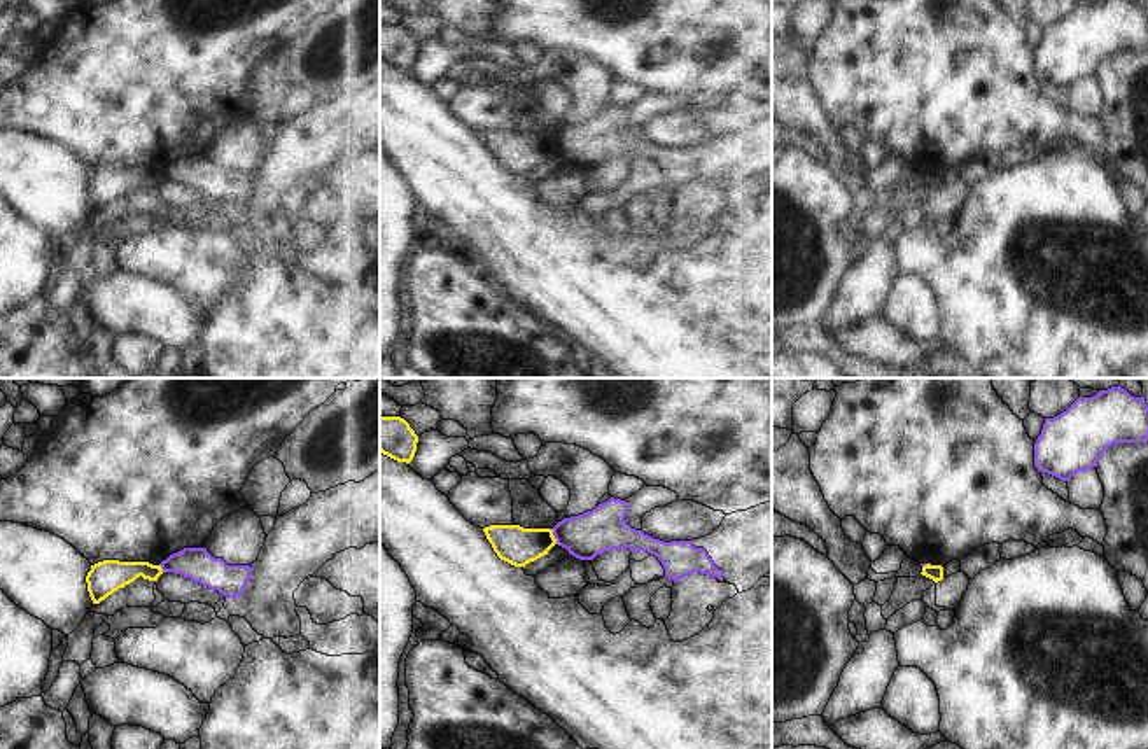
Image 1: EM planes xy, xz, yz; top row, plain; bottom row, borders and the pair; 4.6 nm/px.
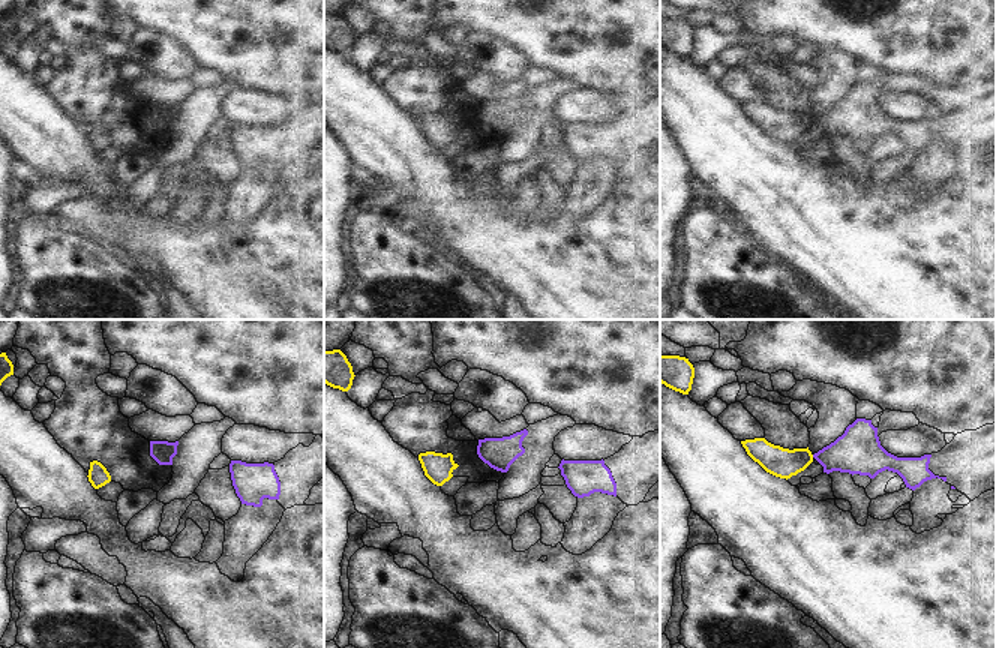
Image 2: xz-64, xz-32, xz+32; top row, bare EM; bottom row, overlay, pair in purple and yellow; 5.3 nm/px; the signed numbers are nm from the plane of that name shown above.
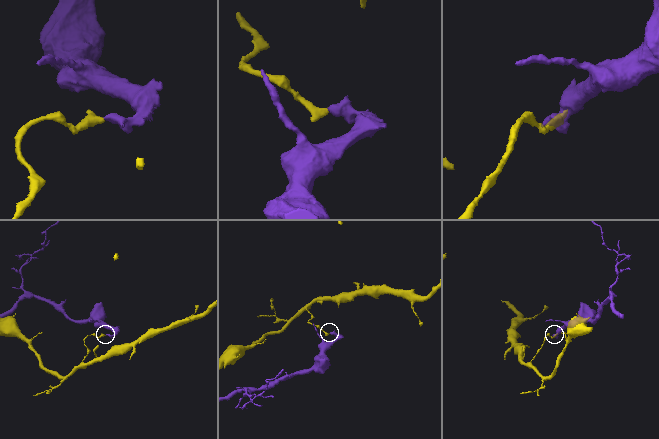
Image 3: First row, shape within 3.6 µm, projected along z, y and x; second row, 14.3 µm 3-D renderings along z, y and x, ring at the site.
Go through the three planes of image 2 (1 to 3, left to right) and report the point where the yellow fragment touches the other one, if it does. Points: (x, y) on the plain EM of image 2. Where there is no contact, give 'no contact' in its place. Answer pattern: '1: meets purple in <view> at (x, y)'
1: no contact
2: no contact
3: no contact

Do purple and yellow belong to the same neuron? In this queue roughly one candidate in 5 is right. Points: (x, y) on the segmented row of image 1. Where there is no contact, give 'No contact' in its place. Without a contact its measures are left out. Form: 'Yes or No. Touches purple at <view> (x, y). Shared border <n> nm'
No. Touches purple at xz (553, 534). Shared border 80 nm

